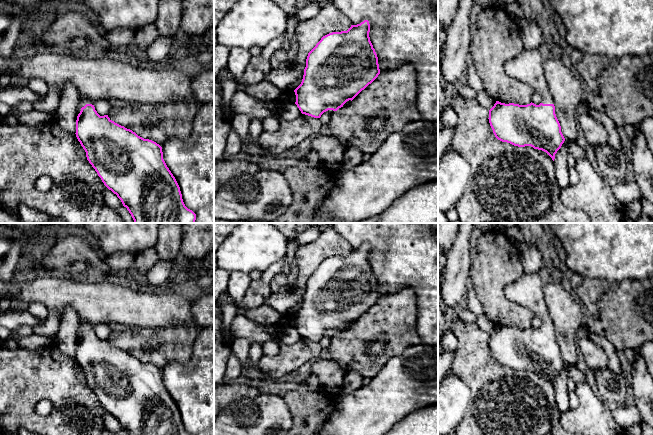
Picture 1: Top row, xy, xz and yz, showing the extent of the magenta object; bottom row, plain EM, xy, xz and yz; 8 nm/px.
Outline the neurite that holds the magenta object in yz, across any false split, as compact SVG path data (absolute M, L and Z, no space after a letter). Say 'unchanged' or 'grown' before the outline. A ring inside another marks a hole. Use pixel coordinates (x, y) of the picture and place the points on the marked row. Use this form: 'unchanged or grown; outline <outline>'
grown; outline M523 49L504 64L508 76L530 85L542 96L539 105L519 105L496 101L489 110L489 123L495 137L514 146L531 146L546 152L554 161L565 138L555 114L553 98L547 87L543 59L538 49Z

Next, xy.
grown; outline M86 97L82 98L81 107L76 137L89 163L121 200L134 223L195 223L196 214L185 206L180 187L163 159L162 147L115 123L108 115L100 116Z

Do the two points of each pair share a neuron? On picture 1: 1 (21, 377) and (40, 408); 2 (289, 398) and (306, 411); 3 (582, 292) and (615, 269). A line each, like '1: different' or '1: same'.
1: different
2: same
3: different

